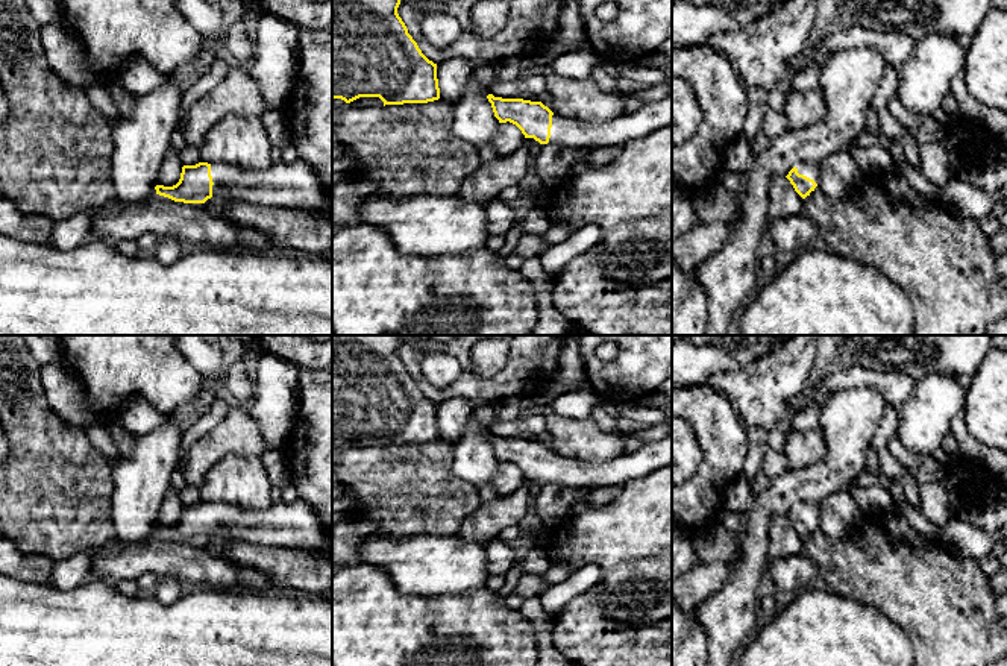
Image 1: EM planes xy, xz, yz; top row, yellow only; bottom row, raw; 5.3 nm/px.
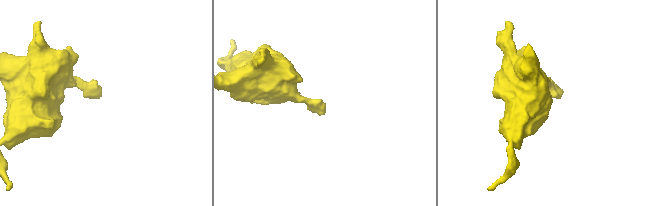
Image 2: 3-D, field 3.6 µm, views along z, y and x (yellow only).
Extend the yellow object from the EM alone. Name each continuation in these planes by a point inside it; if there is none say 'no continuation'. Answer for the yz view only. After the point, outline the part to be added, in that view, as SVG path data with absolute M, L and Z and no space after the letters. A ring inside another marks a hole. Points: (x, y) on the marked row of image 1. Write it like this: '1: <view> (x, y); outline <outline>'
1: yz (812, 170); outline M816 162L798 164L796 168L799 174L804 174L813 179L817 184L814 190L819 190L820 164L816 164Z

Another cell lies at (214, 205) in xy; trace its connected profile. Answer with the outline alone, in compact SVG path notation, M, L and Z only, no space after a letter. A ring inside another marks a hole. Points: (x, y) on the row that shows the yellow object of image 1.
M211 197L211 199L208 199L203 205L205 205L205 208L208 209L208 212L211 212L212 215L226 218L226 220L229 220L229 221L235 221L235 220L232 220L232 218L227 218L227 217L223 214L223 208L224 208L224 205L226 205L227 202L229 202L229 199Z

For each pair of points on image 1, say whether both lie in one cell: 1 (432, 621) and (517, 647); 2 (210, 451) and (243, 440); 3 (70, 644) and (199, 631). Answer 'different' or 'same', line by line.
1: same
2: same
3: same

